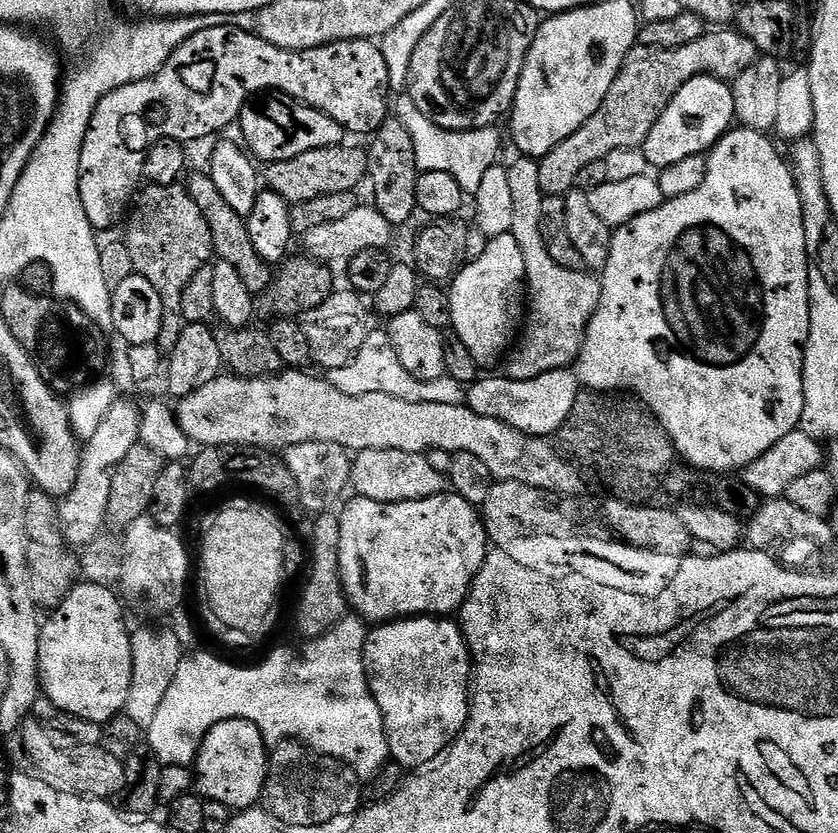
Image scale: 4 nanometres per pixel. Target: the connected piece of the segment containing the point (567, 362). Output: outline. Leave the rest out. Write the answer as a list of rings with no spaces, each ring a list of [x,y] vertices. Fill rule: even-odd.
[[[520,158],[517,161],[516,165],[508,168],[510,194],[514,197],[514,226],[510,236],[511,239],[516,239],[513,240],[515,247],[522,250],[522,262],[525,263],[526,319],[523,321],[522,331],[514,347],[507,353],[503,361],[505,364],[502,372],[510,380],[529,380],[559,368],[567,368],[576,361],[576,355],[580,353],[580,347],[584,344],[588,324],[592,321],[592,315],[596,313],[596,307],[600,301],[600,280],[587,271],[566,270],[566,266],[558,266],[558,262],[554,262],[554,258],[546,254],[546,246],[540,237],[542,202],[546,195],[540,188],[540,166],[532,158]]]

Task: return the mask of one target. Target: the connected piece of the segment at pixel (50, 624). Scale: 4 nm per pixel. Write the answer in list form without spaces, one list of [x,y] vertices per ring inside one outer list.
[[[77,583],[68,592],[65,600],[49,615],[52,617],[43,621],[40,629],[40,683],[43,695],[54,702],[54,706],[66,710],[66,714],[86,718],[101,726],[125,711],[131,684],[132,632],[124,621],[124,608],[115,594],[113,589],[106,586]]]

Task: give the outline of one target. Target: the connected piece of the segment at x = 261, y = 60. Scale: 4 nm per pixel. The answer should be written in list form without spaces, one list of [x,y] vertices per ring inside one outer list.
[[[227,22],[222,26],[198,30],[198,34],[186,38],[186,42],[182,42],[182,46],[170,54],[166,66],[162,66],[156,76],[130,82],[106,94],[106,98],[98,102],[90,118],[80,155],[80,197],[92,227],[97,230],[112,228],[120,219],[120,223],[125,219],[141,187],[144,153],[150,146],[160,140],[204,140],[231,124],[233,127],[250,97],[261,92],[281,92],[301,100],[303,104],[334,118],[341,129],[349,128],[352,132],[371,134],[390,116],[387,66],[379,43],[371,40],[339,40],[336,44],[295,52],[270,46],[270,42],[256,35],[255,31],[235,28]]]

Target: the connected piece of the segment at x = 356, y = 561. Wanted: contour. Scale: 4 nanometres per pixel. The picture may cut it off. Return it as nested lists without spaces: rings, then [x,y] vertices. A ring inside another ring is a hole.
[[[445,494],[434,498],[422,498],[414,502],[398,502],[397,504],[383,504],[374,502],[370,498],[356,496],[345,506],[344,512],[339,513],[340,518],[340,581],[344,583],[344,594],[348,603],[365,621],[391,622],[402,618],[414,616],[447,617],[455,613],[468,596],[468,588],[474,582],[482,562],[488,556],[490,541],[488,532],[484,528],[484,521],[477,505],[466,502],[466,498],[455,494]]]

